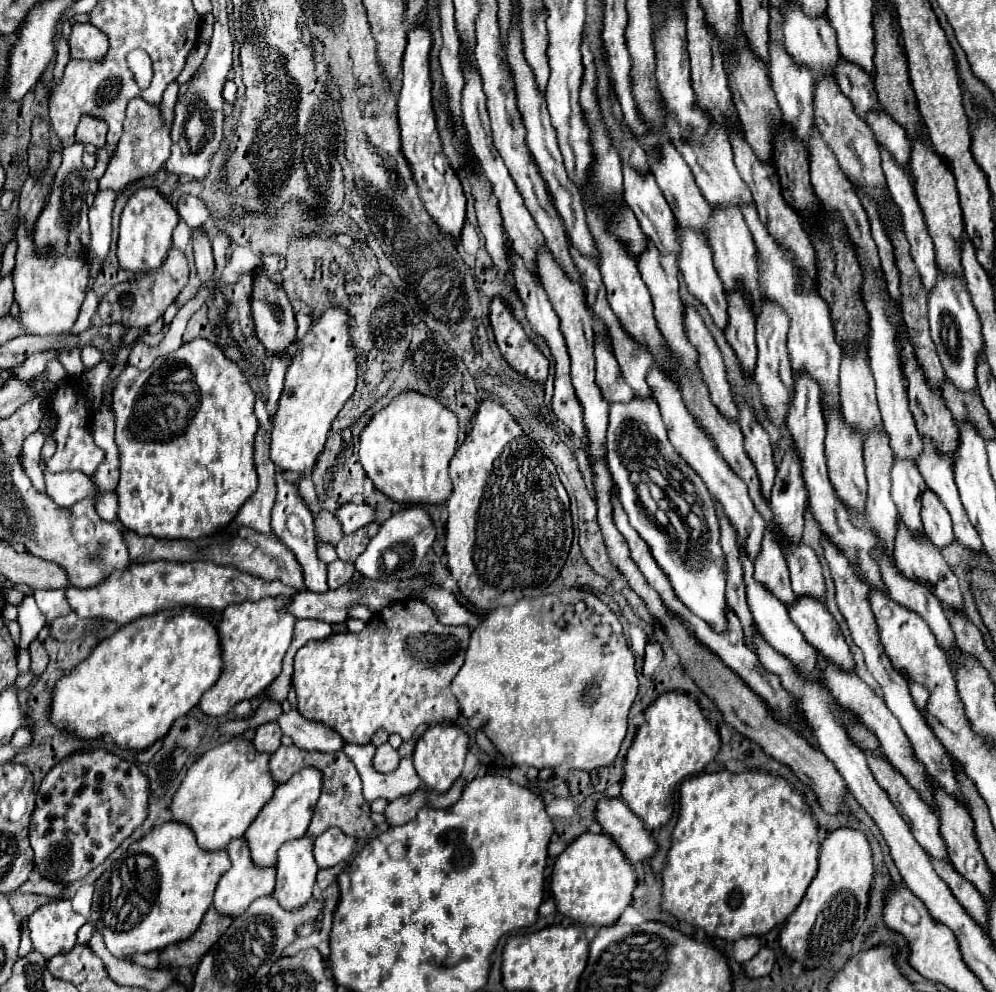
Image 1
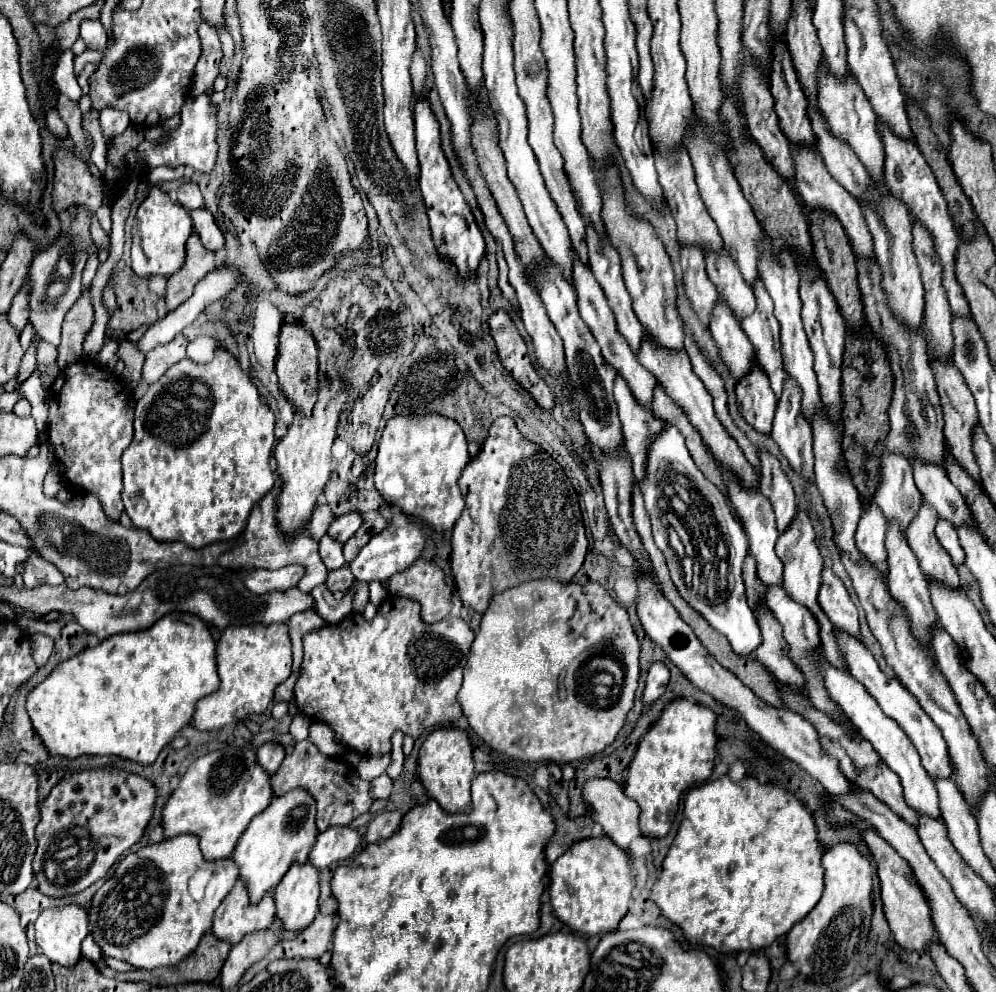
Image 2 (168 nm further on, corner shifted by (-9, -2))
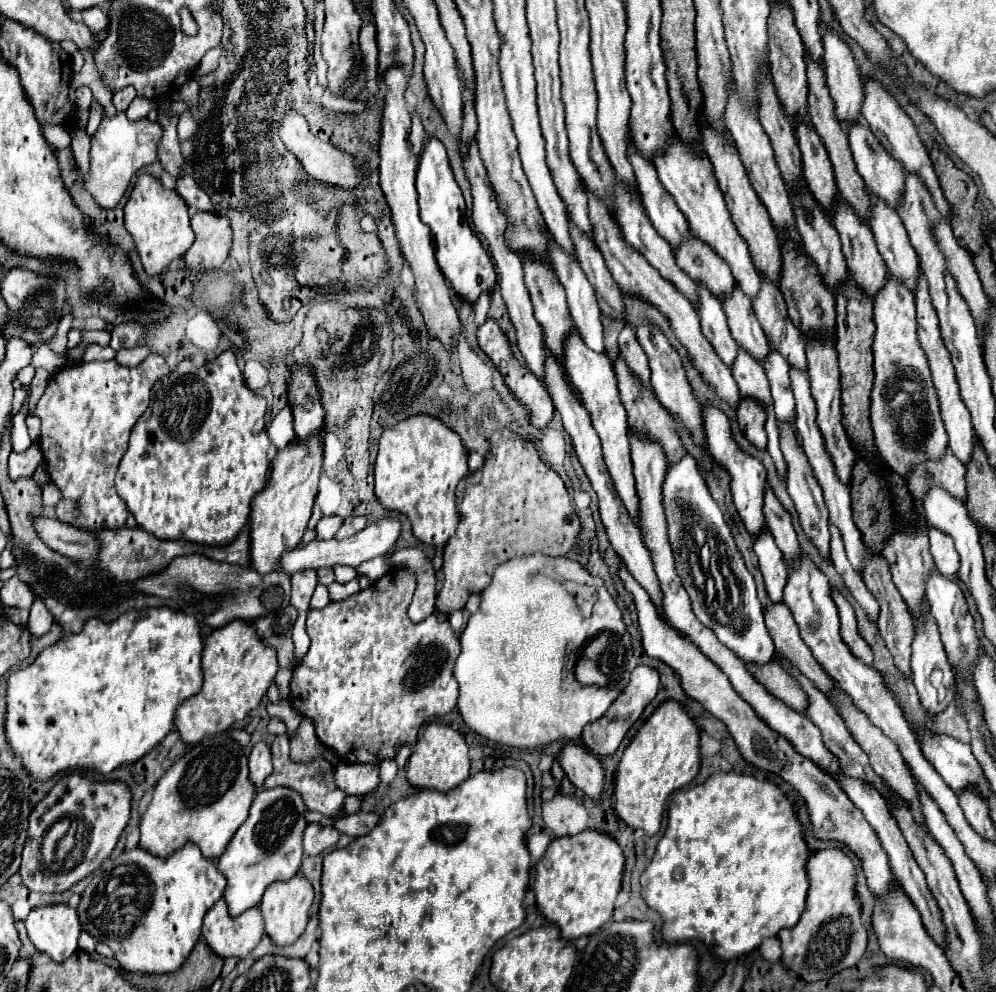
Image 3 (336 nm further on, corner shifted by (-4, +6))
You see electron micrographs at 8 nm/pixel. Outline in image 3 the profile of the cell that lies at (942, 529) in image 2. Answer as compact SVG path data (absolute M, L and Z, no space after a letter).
M928 528L928 536L930 536L930 554L936 562L936 570L948 578L948 580L956 580L958 576L958 552L954 550L954 540L944 534L938 532L936 528Z

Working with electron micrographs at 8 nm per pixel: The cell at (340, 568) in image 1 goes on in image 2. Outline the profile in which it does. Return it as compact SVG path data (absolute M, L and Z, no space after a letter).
M343 564L343 566L337 568L337 570L331 570L329 576L327 576L327 580L325 580L325 584L327 584L327 588L329 588L331 592L335 592L335 590L345 592L353 582L355 582L355 576L351 574L351 568L349 568L347 564Z

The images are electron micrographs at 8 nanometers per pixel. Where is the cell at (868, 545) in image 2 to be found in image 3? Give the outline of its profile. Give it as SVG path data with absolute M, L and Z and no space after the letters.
M870 556L868 558L864 582L880 604L880 618L878 618L880 636L884 638L884 642L886 642L892 658L894 658L896 668L910 680L910 648L912 648L912 638L914 638L914 618L912 618L906 602L902 600L898 588L894 586L892 576L890 576L890 568L882 556Z

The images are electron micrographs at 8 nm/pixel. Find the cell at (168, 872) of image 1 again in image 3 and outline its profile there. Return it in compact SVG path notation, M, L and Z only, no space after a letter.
M194 844L182 846L168 858L158 858L142 848L134 848L132 852L120 854L116 860L106 862L94 872L90 884L82 892L78 916L82 928L90 936L112 948L116 962L126 972L166 974L178 970L184 964L186 956L192 952L202 934L202 920L206 912L222 898L224 888L226 878L218 870L216 860L202 858L202 852Z

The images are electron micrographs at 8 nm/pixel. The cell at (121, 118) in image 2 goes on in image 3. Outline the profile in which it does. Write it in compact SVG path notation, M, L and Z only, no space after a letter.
M126 86L126 88L118 90L118 92L114 92L114 98L112 98L112 100L114 100L114 106L116 106L120 112L124 112L136 96L138 96L138 94L136 94L136 88L134 88L134 86Z

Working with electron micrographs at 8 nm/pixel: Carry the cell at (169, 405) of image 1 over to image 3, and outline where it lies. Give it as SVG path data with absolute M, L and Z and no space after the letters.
M226 350L224 354L220 354L216 360L206 362L206 366L196 368L190 360L184 360L178 364L176 368L176 376L168 376L162 382L158 382L162 386L158 386L158 390L162 388L162 392L158 394L158 402L152 406L152 416L145 418L145 412L135 424L130 435L130 446L124 454L124 458L120 460L118 466L118 474L116 474L116 490L118 496L128 504L130 514L136 518L138 526L150 534L154 534L160 540L188 540L188 542L198 542L198 544L210 544L210 546L226 546L230 542L234 542L234 536L238 536L238 532L246 526L248 522L248 514L250 514L250 502L252 496L258 494L264 484L266 484L266 476L268 476L268 434L266 434L266 400L258 394L254 394L244 378L242 372L236 364L236 356Z

